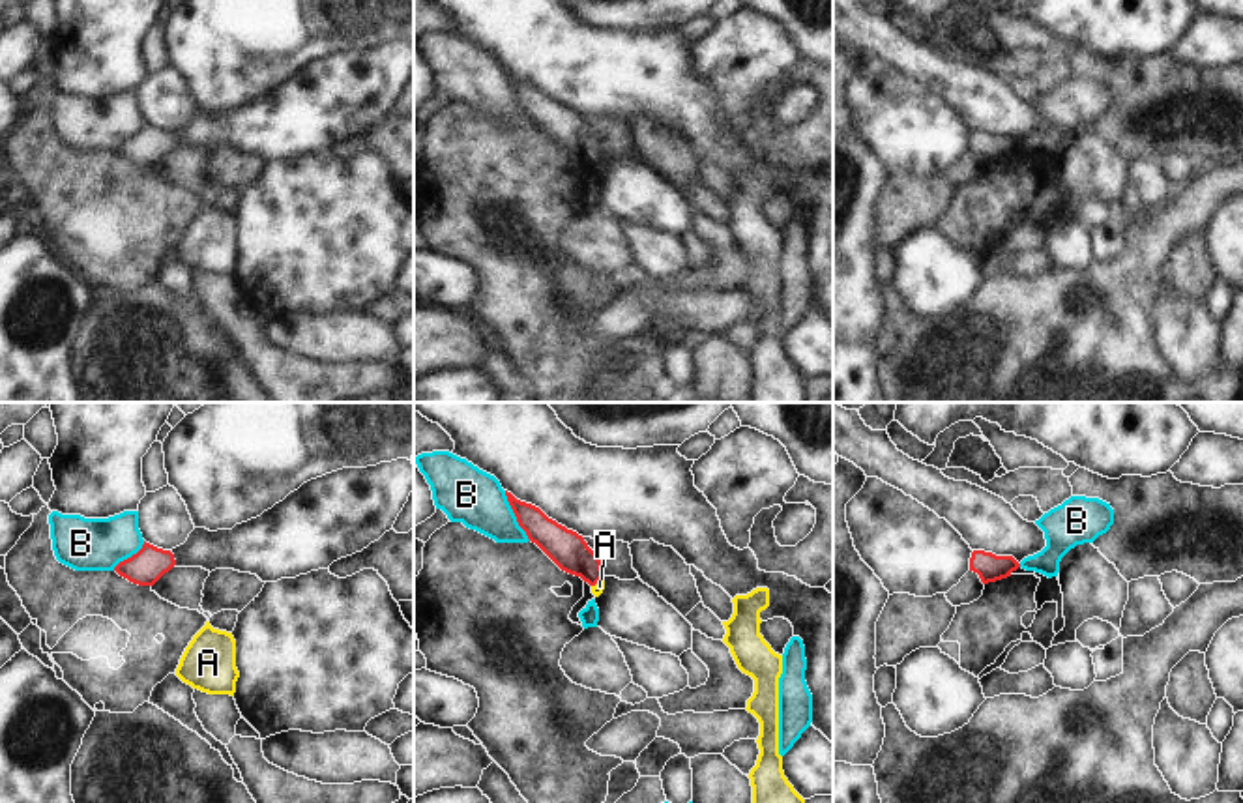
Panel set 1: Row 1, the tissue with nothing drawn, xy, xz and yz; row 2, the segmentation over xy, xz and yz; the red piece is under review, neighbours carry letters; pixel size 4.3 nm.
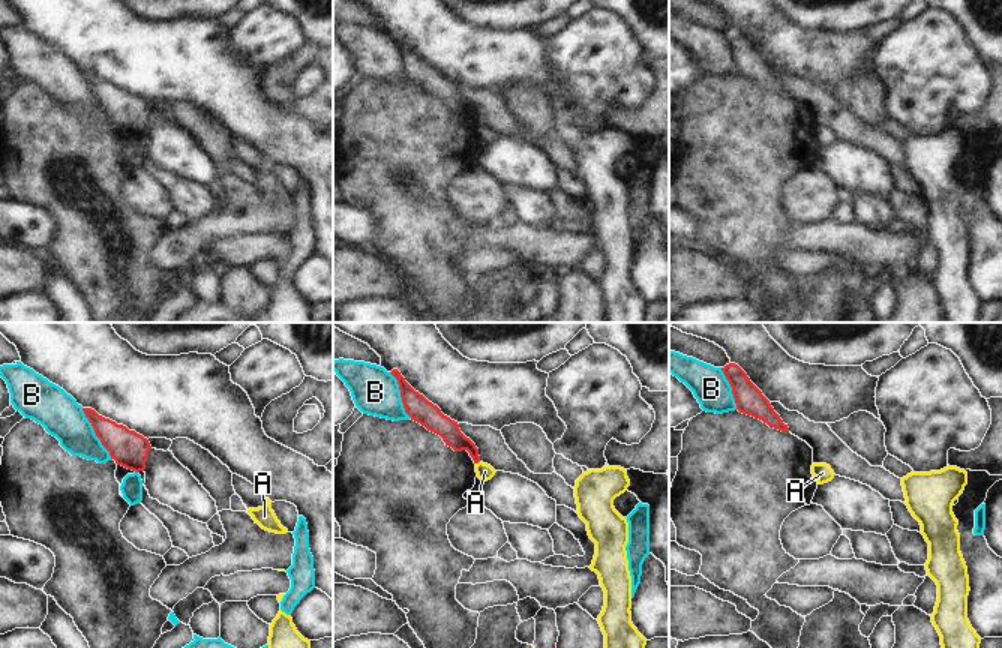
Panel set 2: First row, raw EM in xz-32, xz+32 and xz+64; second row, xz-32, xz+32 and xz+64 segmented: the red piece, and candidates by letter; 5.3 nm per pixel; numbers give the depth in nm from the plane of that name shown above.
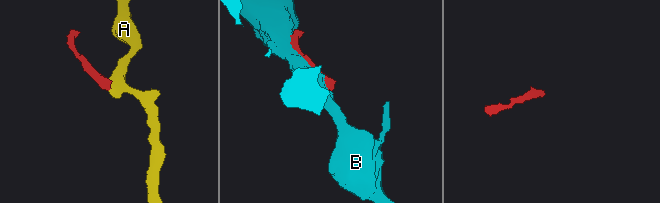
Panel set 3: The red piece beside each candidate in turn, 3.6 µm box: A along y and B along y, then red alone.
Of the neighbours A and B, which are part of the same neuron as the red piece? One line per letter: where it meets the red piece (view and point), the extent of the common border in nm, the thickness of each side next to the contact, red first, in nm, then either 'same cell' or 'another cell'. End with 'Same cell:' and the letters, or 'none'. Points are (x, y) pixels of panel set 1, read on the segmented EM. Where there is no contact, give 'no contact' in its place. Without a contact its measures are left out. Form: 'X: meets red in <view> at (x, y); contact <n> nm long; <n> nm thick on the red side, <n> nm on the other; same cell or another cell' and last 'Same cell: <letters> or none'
A: meets red in xz at (596, 583); contact 60 nm long; 160 nm thick on the red side, 50 nm on the other; another cell
B: meets red in xz at (515, 515); contact 240 nm long; 160 nm thick on the red side, 240 nm on the other; another cell
Same cell: none

